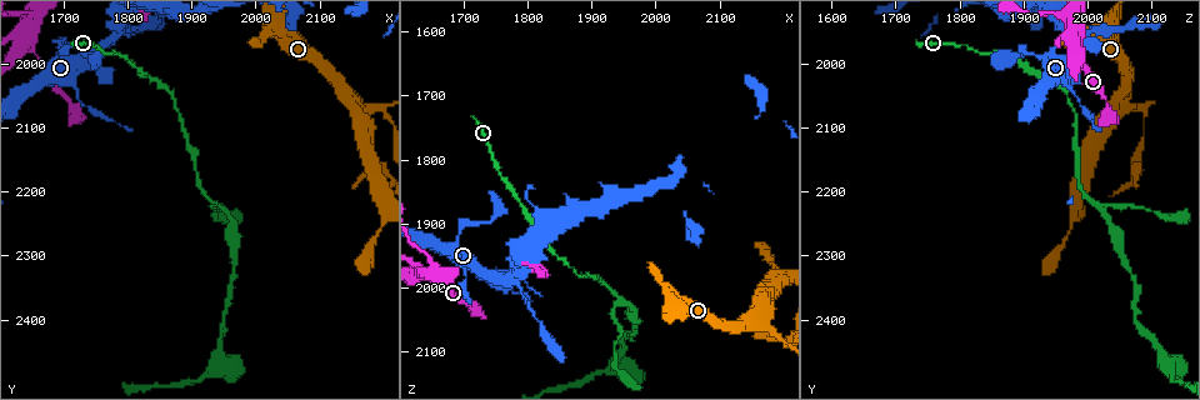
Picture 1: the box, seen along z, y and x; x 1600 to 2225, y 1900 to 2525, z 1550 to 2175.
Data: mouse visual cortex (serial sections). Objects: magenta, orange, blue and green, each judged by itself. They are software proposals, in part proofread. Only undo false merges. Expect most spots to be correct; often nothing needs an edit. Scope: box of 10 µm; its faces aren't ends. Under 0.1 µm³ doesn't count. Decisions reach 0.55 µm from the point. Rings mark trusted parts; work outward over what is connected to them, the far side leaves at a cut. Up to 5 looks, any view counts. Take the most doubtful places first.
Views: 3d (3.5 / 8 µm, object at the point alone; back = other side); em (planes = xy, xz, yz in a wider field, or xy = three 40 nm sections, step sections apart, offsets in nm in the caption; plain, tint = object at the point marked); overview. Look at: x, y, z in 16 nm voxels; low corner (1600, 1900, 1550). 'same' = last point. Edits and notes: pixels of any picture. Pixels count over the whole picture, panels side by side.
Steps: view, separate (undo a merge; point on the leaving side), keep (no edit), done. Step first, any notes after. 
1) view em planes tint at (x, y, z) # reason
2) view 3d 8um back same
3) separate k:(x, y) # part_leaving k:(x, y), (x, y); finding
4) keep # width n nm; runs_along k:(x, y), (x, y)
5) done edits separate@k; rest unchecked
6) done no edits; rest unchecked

view 3d 8um at (1645, 1970, 1985) # four or more arms meet

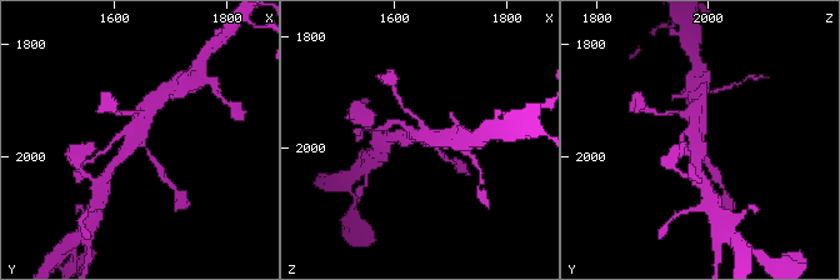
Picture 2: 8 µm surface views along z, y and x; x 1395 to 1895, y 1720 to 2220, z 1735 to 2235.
view 3d 3.5um same # closer look

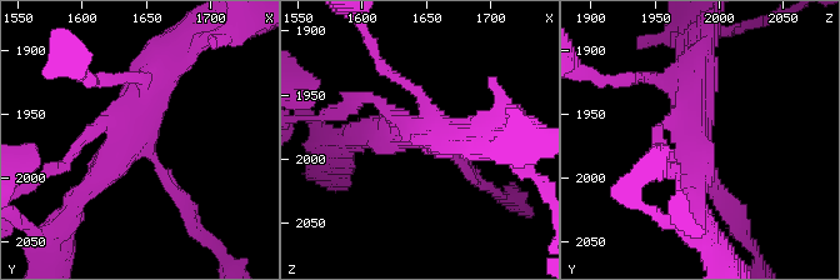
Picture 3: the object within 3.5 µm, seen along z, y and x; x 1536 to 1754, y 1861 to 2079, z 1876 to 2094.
view em xy step 5 tint at (1644, 1970, 1984) # now the EM

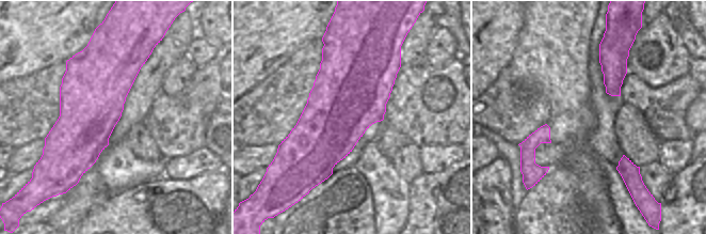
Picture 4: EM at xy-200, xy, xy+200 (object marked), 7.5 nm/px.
keep # width 550 nm; runs_along 3:(726, 205), (685, 94), (698, 68); all the same cell

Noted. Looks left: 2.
view 3d 3.5um at (1955, 2230, 2030) # thick turns thin

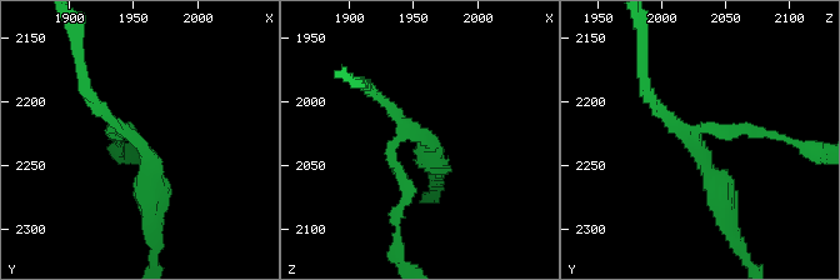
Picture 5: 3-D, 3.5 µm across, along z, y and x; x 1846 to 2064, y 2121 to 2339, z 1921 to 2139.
view em planes tint at (1956, 2234, 2026)

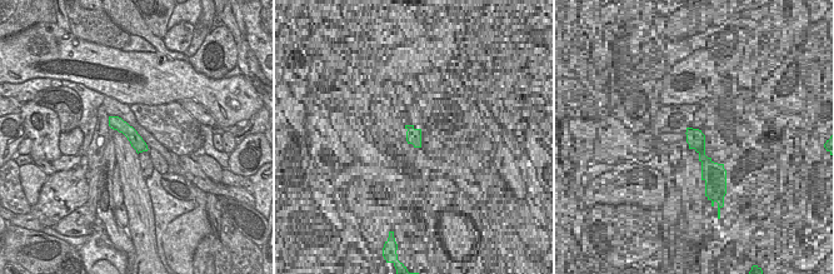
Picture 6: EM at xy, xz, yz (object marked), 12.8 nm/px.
keep # runs_along 5:(650, 99), (695, 138), (726, 218); all the same cell

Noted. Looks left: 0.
done no edits; rest unchecked

